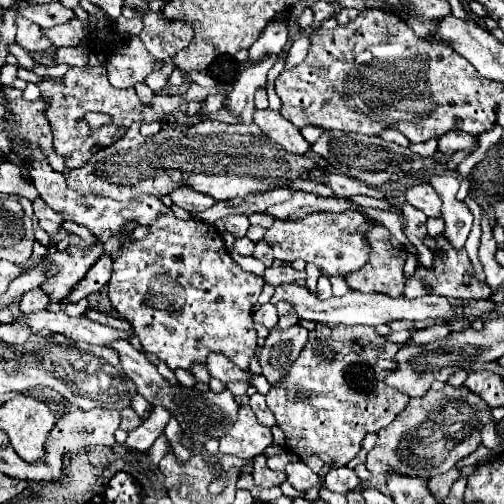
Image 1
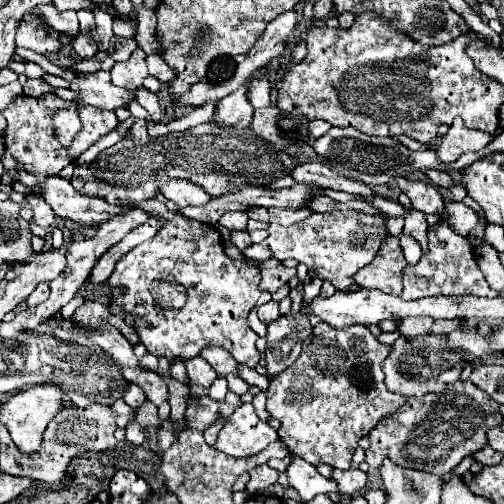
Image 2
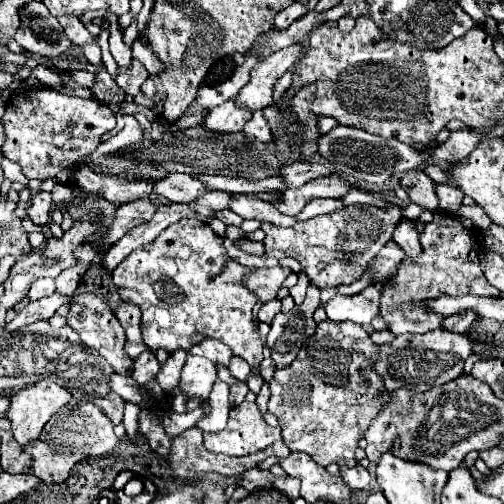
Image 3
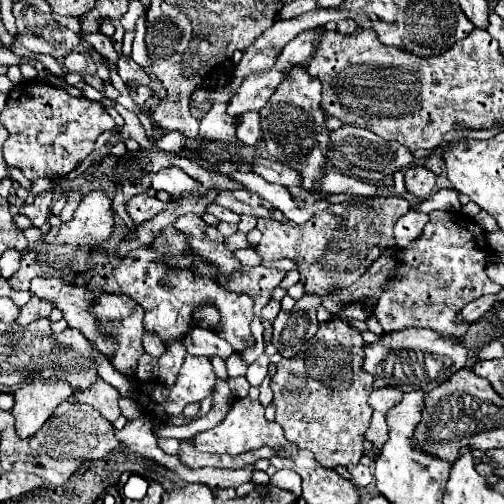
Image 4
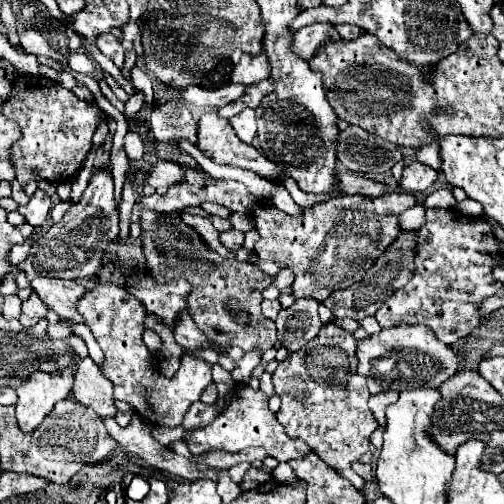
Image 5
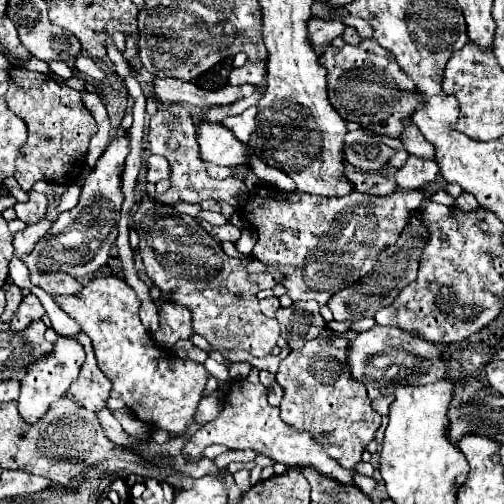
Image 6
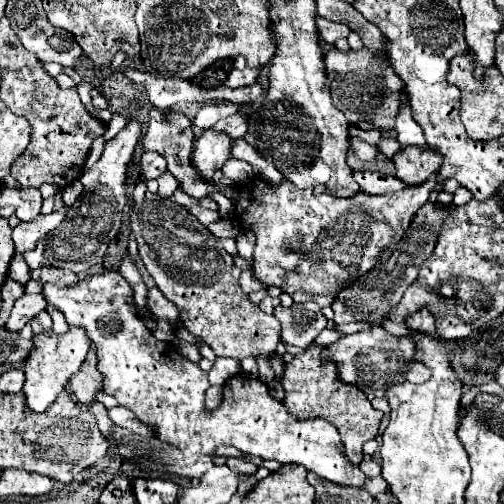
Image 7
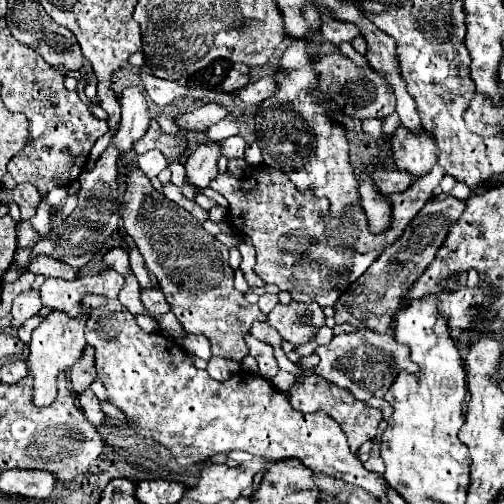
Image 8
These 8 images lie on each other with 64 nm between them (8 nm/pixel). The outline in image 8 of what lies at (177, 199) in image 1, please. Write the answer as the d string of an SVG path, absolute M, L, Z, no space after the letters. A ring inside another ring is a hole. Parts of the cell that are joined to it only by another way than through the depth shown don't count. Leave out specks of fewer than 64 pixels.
M156 150L140 154L138 156L138 164L140 164L140 168L144 168L144 174L148 174L148 178L158 176L168 166L166 156L162 152L156 152Z

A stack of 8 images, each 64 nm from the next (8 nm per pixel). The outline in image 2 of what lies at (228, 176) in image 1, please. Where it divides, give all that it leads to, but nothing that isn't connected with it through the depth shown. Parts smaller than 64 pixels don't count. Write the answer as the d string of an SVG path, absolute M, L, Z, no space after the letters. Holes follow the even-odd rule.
M136 120L132 126L130 138L120 140L118 144L106 148L104 152L100 152L96 156L96 160L92 160L86 165L76 166L71 178L74 188L81 194L99 197L111 205L116 205L118 202L125 204L130 201L139 202L154 198L159 193L160 184L172 180L172 178L186 178L186 180L192 180L194 184L200 184L204 190L208 190L210 196L218 196L218 194L224 194L230 190L240 190L240 188L244 188L246 182L260 186L260 184L268 184L272 180L284 178L296 166L296 162L284 150L274 148L272 144L264 142L248 128L246 130L220 128L212 122L206 122L206 124L194 126L186 132L170 132L168 136L152 138L152 136L148 136L146 128L142 128L142 124L146 124L146 120Z

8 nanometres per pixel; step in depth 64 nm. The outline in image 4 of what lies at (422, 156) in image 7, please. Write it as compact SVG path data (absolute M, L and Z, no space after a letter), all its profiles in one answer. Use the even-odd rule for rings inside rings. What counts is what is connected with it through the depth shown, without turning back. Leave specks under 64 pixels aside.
M410 166L404 170L404 182L406 182L406 190L412 192L414 196L428 198L428 194L434 190L436 176L424 166Z

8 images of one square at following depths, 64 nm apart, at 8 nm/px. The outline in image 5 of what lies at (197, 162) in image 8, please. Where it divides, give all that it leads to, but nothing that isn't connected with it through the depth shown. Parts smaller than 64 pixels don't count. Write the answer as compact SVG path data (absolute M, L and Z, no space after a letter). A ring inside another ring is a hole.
M216 110L200 116L196 146L216 164L246 168L268 180L278 180L284 176L284 172L276 168L276 164L272 164L260 150L256 150L252 144L244 144L234 134L230 122L216 116Z

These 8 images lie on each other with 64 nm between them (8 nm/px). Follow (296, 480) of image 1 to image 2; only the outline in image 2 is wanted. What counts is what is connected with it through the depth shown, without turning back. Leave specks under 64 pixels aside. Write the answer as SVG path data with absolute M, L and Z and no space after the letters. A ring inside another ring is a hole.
M292 456L292 462L288 464L286 474L290 478L290 486L298 490L298 494L300 494L300 498L304 502L310 502L318 492L324 492L324 494L340 494L336 480L324 478L316 470L316 466L308 464L300 456Z

